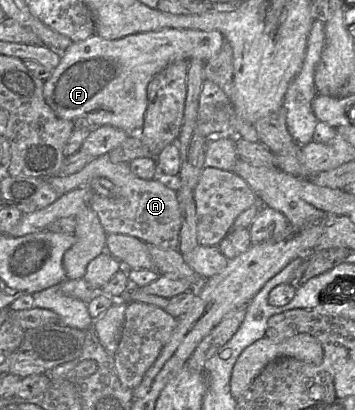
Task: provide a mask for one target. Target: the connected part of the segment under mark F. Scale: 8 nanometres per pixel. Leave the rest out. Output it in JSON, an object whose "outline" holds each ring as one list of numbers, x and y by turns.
{"outline":[[164,28,115,40,104,39,94,34,83,41,71,43,61,53,59,64,44,82,44,99,59,118,73,121,78,117,84,117,94,127,110,125,125,131,128,135,133,135,138,133,143,126,148,103,147,87,152,78,178,60,200,59,206,63,219,53,223,43,223,35,216,30]]}

